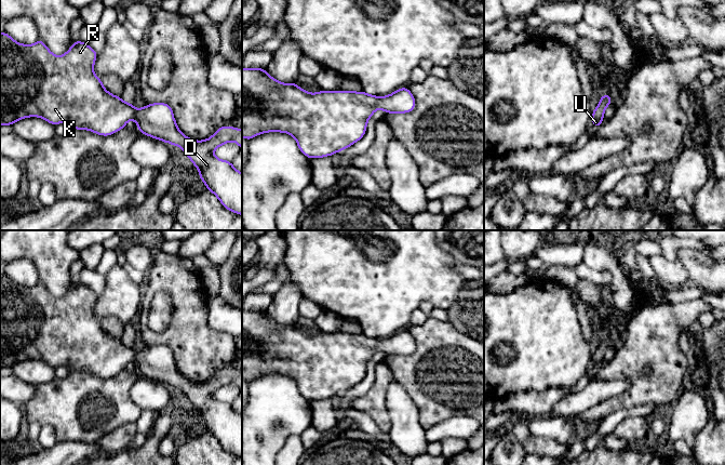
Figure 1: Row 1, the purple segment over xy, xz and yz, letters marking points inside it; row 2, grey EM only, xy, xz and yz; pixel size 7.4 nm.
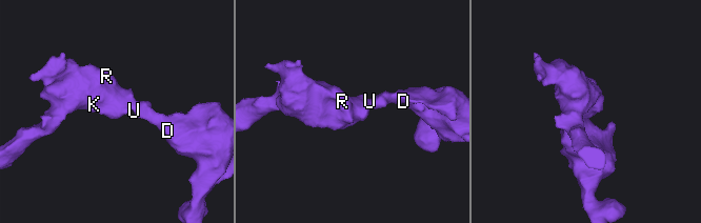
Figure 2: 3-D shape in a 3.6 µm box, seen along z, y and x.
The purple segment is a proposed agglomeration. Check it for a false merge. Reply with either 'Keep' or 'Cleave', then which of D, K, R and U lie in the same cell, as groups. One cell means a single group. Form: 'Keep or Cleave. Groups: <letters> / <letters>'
Keep. Groups: D K R U

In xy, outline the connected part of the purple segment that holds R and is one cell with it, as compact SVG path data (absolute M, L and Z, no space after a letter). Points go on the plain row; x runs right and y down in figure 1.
M5 274L0 276L0 368L40 359L53 368L64 364L71 371L108 378L124 371L129 362L135 362L139 375L180 389L199 412L206 430L227 452L242 457L242 415L234 411L232 404L218 401L213 396L217 389L229 384L236 384L242 391L242 372L224 368L207 382L191 382L178 371L170 347L153 345L136 351L133 346L106 333L103 323L94 316L96 301L95 292L79 281L65 296L56 298L41 281L26 288Z

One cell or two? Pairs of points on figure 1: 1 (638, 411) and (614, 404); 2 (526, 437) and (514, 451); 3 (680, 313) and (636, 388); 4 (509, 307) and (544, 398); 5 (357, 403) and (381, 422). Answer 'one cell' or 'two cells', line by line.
1: two cells
2: two cells
3: one cell
4: two cells
5: one cell

